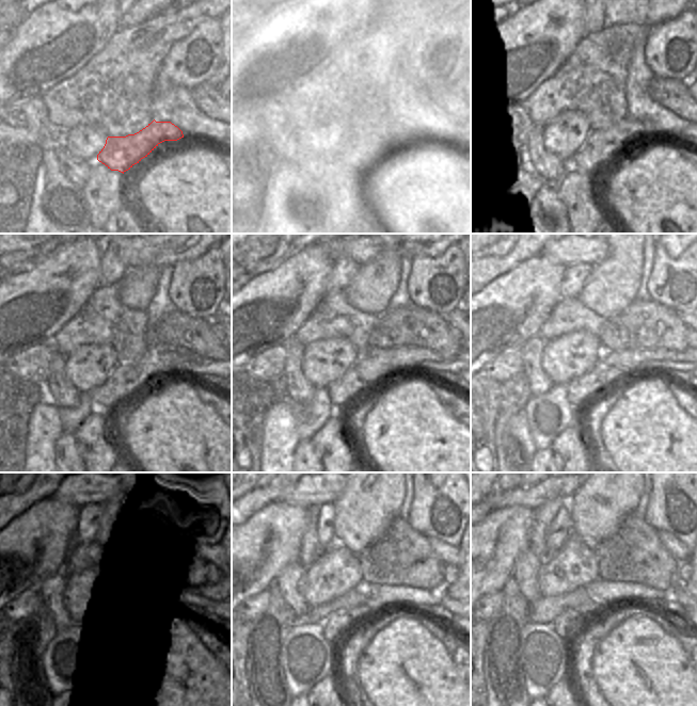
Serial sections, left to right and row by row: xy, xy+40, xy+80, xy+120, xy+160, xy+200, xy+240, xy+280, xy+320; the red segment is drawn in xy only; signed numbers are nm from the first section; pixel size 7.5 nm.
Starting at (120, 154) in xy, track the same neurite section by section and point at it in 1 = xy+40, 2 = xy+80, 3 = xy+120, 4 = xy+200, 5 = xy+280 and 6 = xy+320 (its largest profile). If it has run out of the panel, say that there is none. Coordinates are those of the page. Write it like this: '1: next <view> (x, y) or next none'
1: next xy+40 (362, 146)
2: next xy+80 (601, 145)
3: next xy+120 (124, 380)
4: next xy+200 (601, 375)
5: next xy+280 (355, 606)
6: next xy+320 (564, 623)

